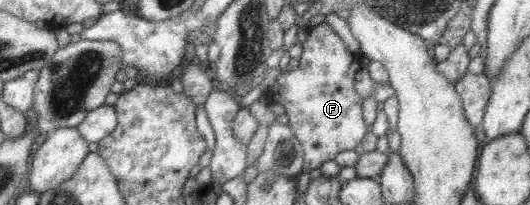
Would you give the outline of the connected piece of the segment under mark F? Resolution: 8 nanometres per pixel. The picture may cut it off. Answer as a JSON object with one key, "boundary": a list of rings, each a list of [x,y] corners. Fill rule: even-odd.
{"boundary":[[[325,21],[314,28],[306,27],[300,41],[302,53],[298,68],[282,71],[270,92],[272,102],[283,106],[288,128],[302,146],[304,164],[301,170],[309,172],[338,153],[356,148],[370,126],[362,119],[362,99],[354,90],[355,74],[361,69],[357,54],[348,50]]]}

